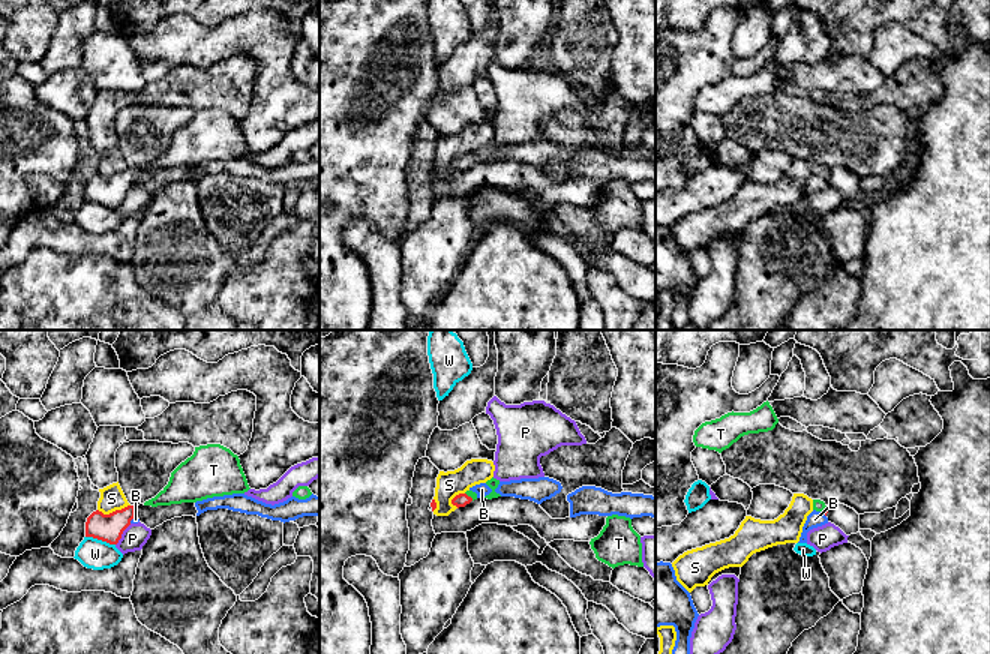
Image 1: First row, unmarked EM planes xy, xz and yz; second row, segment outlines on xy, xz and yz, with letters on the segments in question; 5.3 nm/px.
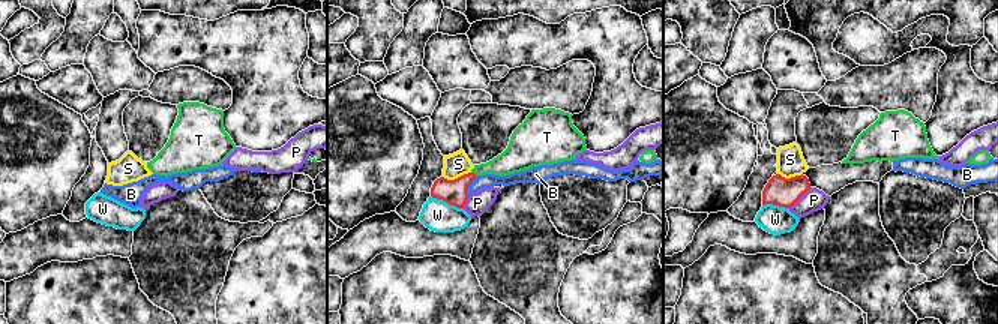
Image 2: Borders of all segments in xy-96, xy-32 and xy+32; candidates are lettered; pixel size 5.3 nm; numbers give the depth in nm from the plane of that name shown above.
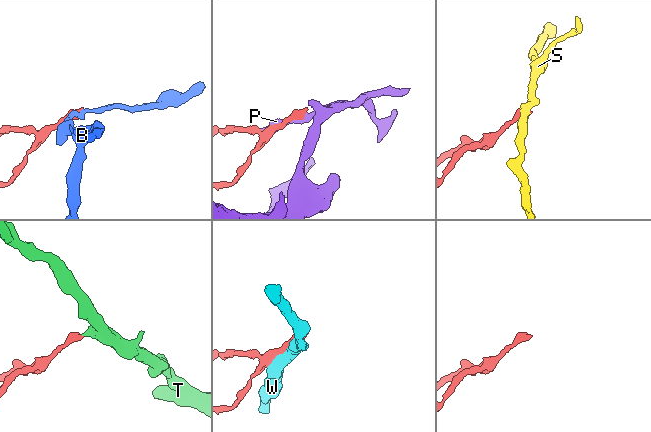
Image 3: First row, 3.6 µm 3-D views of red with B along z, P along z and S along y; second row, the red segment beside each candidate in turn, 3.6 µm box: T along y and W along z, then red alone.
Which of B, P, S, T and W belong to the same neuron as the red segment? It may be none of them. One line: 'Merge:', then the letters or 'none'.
Merge: T

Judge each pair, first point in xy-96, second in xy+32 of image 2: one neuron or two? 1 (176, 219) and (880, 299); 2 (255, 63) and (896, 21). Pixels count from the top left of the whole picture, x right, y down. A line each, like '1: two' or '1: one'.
1: one
2: two

